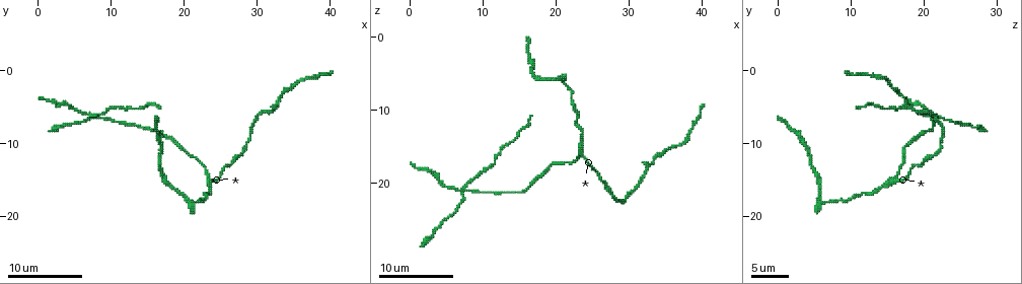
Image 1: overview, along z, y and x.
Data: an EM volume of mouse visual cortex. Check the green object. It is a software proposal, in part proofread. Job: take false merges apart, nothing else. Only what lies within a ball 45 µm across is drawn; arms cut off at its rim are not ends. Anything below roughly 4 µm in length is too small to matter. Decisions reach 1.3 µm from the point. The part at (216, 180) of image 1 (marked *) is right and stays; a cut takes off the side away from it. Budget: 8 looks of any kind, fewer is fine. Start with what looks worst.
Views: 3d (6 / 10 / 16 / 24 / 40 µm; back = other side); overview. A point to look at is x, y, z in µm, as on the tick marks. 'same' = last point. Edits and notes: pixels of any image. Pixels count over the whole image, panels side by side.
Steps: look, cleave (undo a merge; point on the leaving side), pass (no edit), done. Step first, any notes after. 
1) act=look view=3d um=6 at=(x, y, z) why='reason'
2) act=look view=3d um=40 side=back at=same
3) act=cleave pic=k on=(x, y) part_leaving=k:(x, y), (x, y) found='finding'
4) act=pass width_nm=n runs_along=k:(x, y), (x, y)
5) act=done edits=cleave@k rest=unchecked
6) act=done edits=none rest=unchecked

act=look view=3d um=10 at=(7.5, 6.5, 20.5)

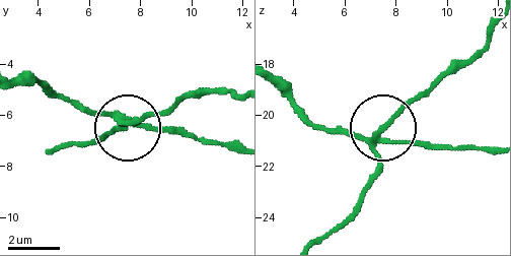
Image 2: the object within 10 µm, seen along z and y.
act=cleave pic=2 on=(398, 116) width_nm=190 part_leaving=2:(373, 138), (462, 68), (487, 42), (491, 22) found='two neurons meet here'

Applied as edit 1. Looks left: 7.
act=look view=3d um=10 at=(23.0, 15.0, 16.0) why='arms part here'

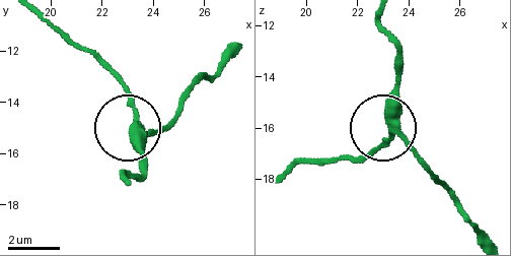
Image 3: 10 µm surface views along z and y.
act=pass width_nm=340 runs_along=3:(162, 127), (132, 127), (138, 171) found='continuous, no second neuron'

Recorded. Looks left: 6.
act=look view=overview

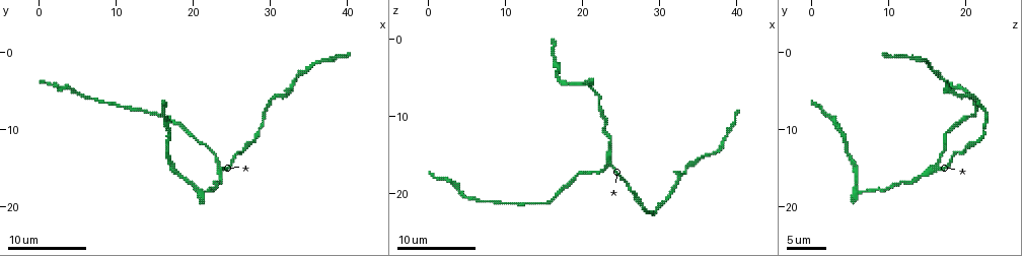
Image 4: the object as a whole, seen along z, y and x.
act=look view=3d um=10 at=(27.8, 11.4, 21.4) why='sudden change in width'

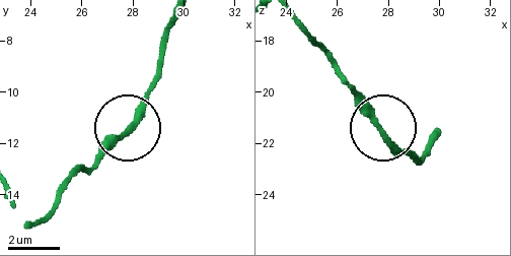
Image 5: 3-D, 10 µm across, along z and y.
act=pass found='all the same neuron'

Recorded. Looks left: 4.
act=look view=3d um=10 at=(13.0, 7.4, 21.2) why='calibre changes'

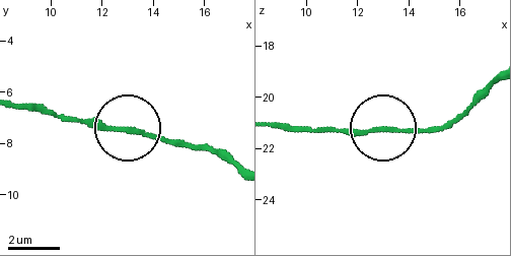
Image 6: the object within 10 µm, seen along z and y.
act=pass width_nm=150 runs_along=6:(492, 83), (459, 116), (433, 129), (317, 129) found='one neuron here'

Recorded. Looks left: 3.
act=done edits=cleave@2 rest=unchecked

